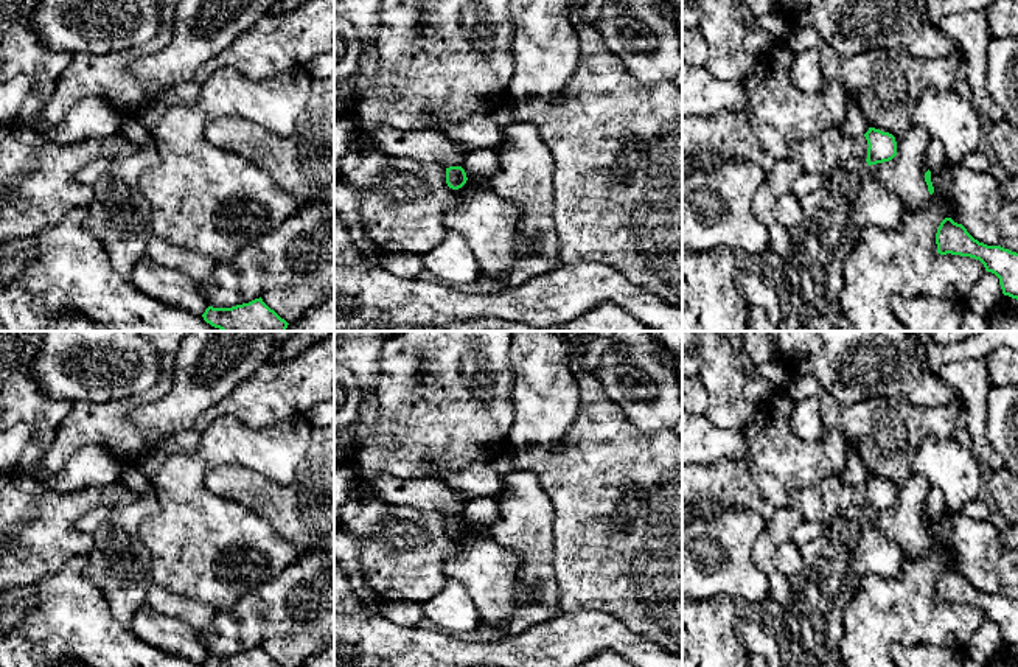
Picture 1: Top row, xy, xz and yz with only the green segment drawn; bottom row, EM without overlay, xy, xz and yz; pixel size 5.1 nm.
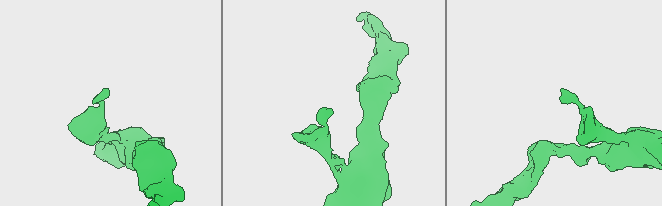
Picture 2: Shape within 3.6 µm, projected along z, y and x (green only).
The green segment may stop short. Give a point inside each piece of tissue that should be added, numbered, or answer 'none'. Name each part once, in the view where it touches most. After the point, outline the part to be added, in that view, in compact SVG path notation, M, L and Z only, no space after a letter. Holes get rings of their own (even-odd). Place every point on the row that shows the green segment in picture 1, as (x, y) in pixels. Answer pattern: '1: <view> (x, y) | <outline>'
none

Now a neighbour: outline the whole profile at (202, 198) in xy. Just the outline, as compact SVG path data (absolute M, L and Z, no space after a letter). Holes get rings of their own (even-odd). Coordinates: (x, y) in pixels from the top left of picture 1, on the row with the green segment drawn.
M306 65L261 81L228 67L205 79L196 103L169 107L151 131L159 162L145 169L137 183L151 205L152 235L224 263L297 213L305 204L288 194L264 169L211 145L205 138L205 127L221 117L242 117L288 137L295 131L311 89L312 76Z

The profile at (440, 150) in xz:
M373 126L357 127L357 134L385 154L417 162L437 162L449 168L462 166L466 157L454 141L431 127L423 132L401 132L389 126Z

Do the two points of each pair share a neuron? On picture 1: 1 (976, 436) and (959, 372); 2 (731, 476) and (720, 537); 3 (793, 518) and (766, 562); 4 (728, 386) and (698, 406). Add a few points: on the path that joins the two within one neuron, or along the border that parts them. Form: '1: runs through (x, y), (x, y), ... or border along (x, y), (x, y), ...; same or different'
1: runs through (976, 420), (973, 387); same
2: border along (762, 515), (721, 507), (698, 518); different
3: runs through (782, 529), (766, 544), (766, 551); same
4: border along (698, 377), (707, 400), (704, 414); different

